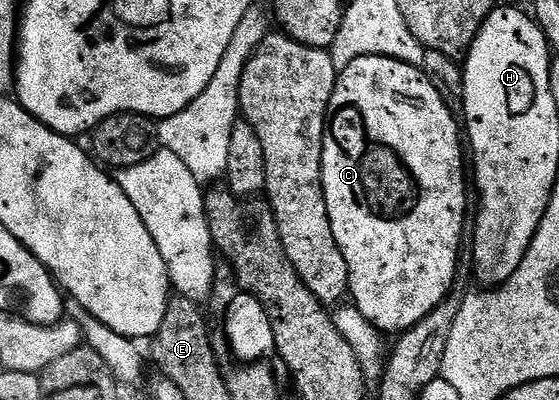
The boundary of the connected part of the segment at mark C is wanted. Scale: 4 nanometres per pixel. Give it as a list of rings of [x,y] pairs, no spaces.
[[[369,55],[338,73],[325,117],[321,183],[335,244],[347,260],[348,297],[378,332],[402,335],[449,295],[463,236],[465,174],[467,178],[458,115],[443,104],[443,96],[435,92],[424,70],[394,58]]]

